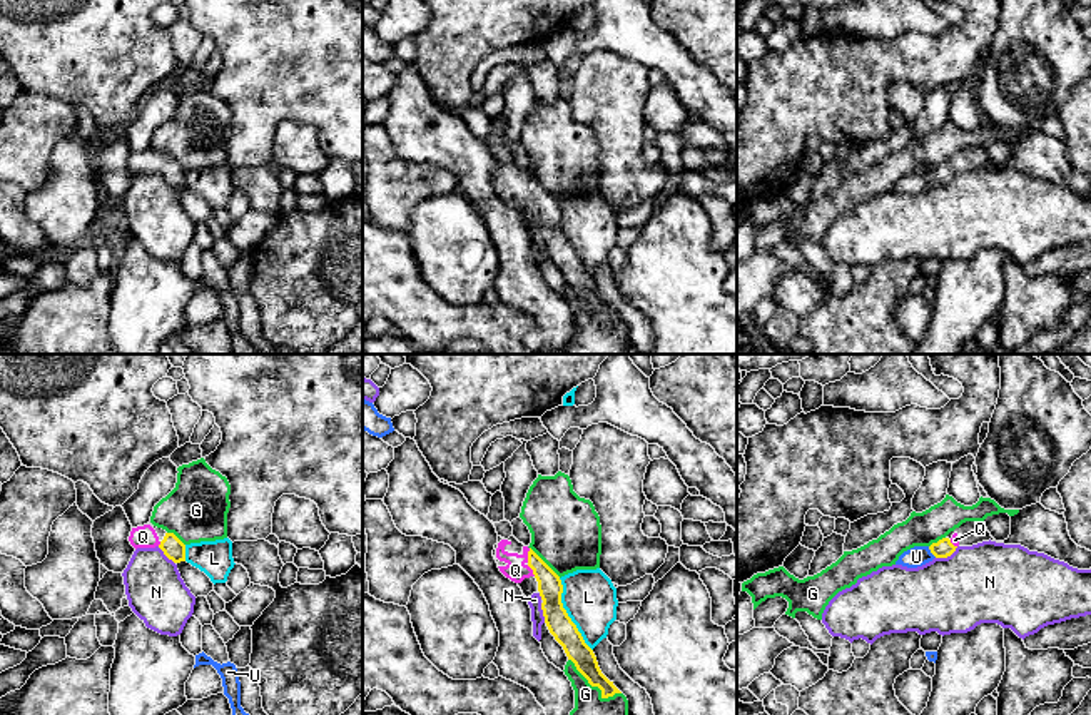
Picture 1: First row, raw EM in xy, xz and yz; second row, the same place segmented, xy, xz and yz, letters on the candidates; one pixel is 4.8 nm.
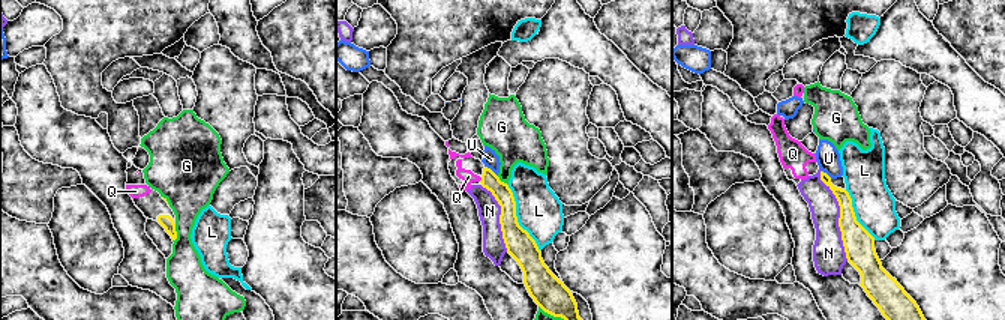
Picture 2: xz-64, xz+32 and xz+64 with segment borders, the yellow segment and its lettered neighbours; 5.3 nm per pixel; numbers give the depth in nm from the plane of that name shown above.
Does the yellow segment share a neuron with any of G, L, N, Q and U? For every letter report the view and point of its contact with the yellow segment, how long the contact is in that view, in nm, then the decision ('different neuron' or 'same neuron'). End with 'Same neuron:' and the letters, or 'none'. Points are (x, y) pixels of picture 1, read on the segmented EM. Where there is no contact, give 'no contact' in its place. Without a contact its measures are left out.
G: meets yellow in xz at (595, 685); contact 300 nm long; different neuron
L: meets yellow in xz at (567, 615); contact 380 nm long; different neuron
N: meets yellow in yz at (946, 557); contact 130 nm long; different neuron
Q: meets yellow in xz at (528, 555); contact 70 nm long; same neuron
U: meets yellow in yz at (931, 552); contact 70 nm long; different neuron
Same neuron: Q

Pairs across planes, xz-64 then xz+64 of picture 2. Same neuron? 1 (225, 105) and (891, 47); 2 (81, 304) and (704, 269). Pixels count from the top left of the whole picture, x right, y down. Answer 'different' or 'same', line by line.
1: different
2: same

